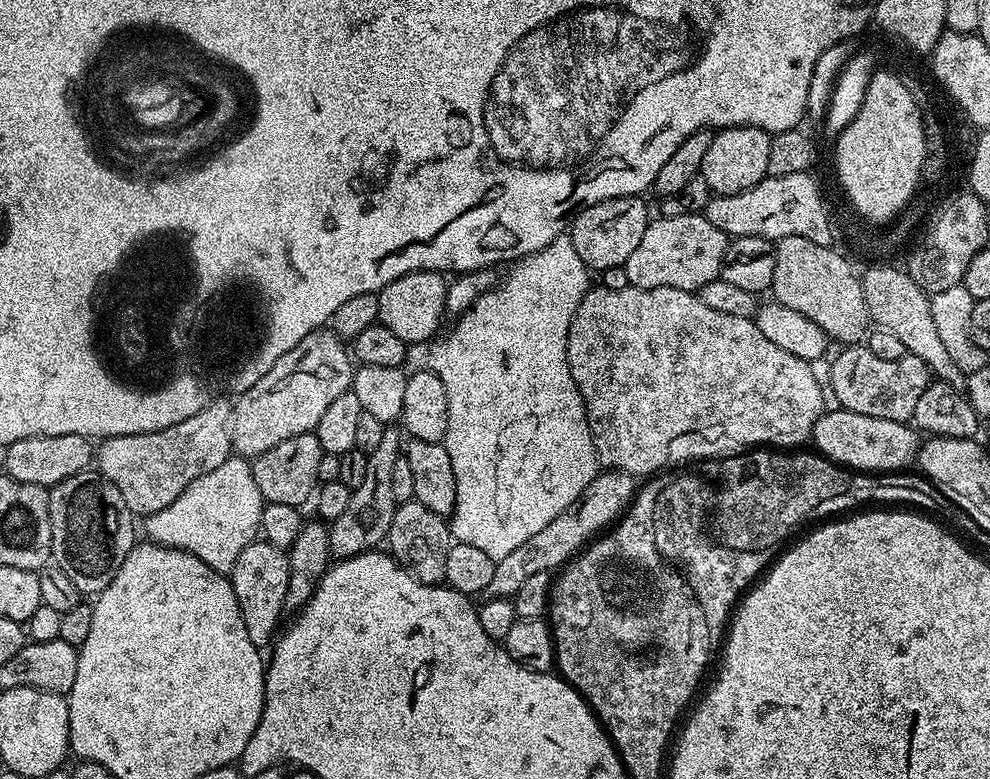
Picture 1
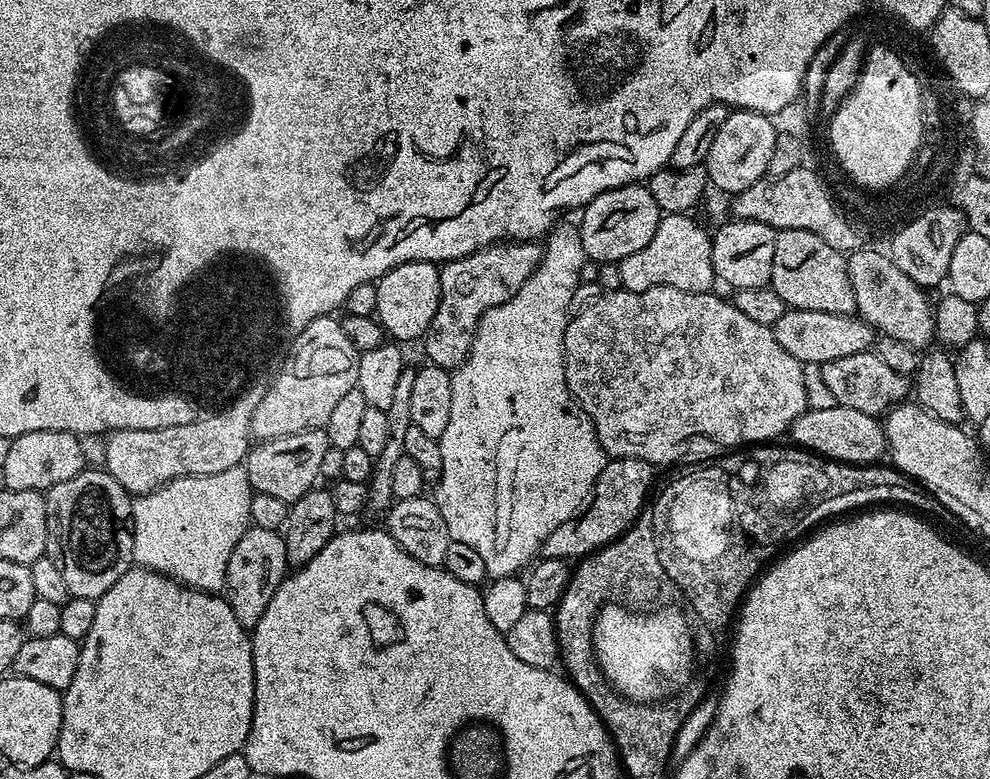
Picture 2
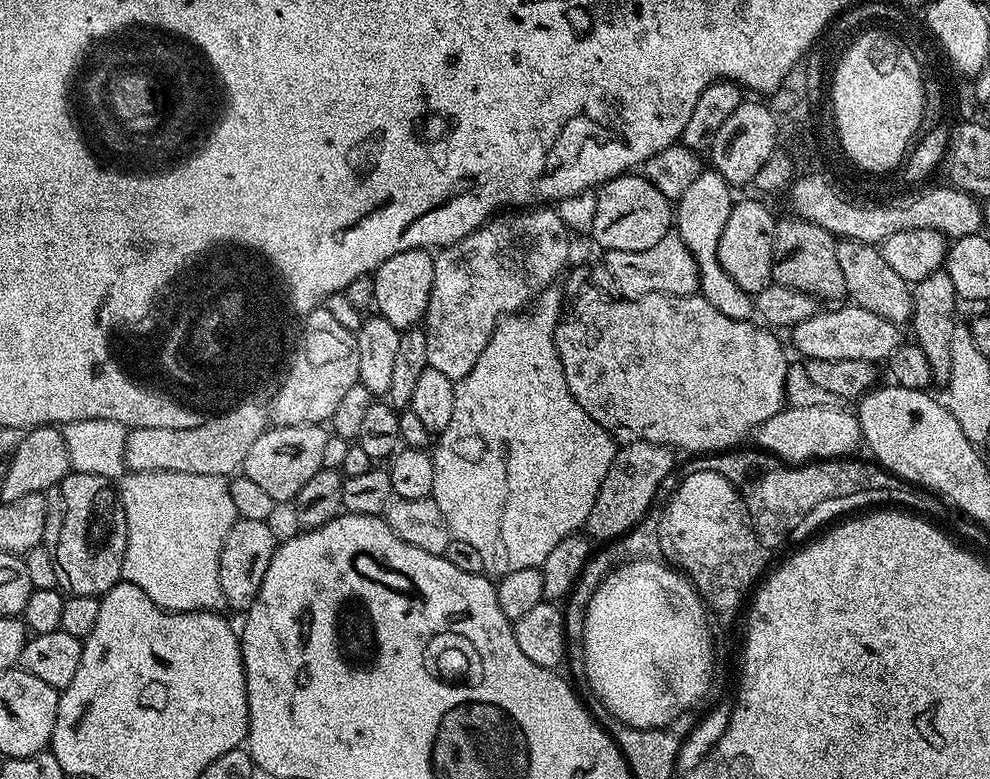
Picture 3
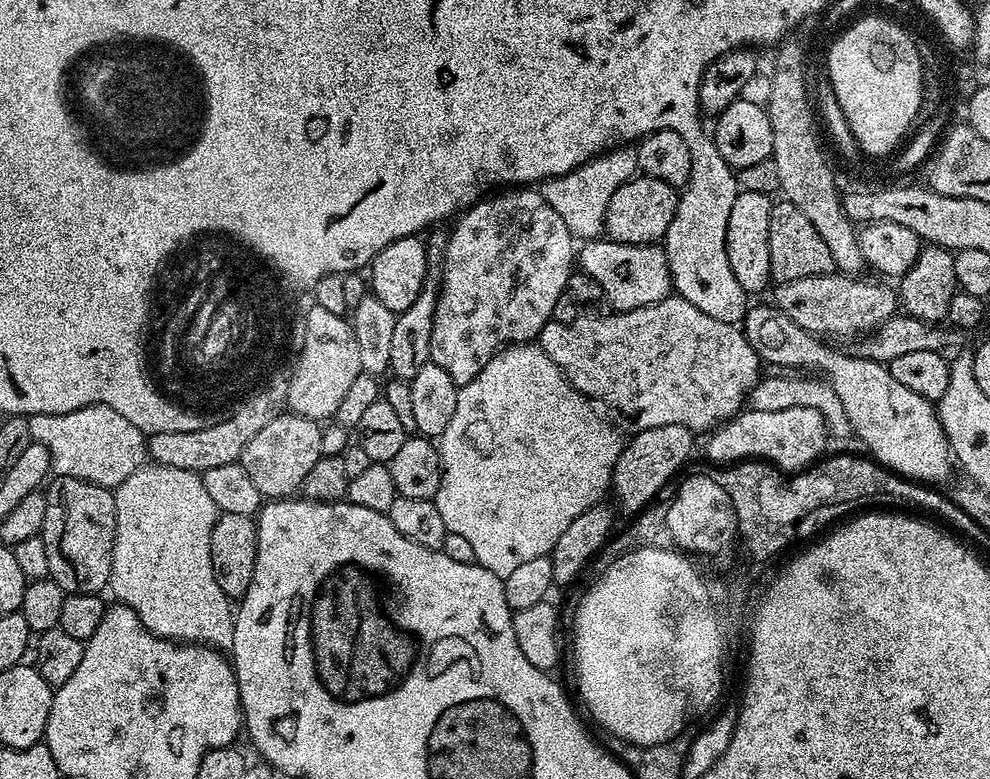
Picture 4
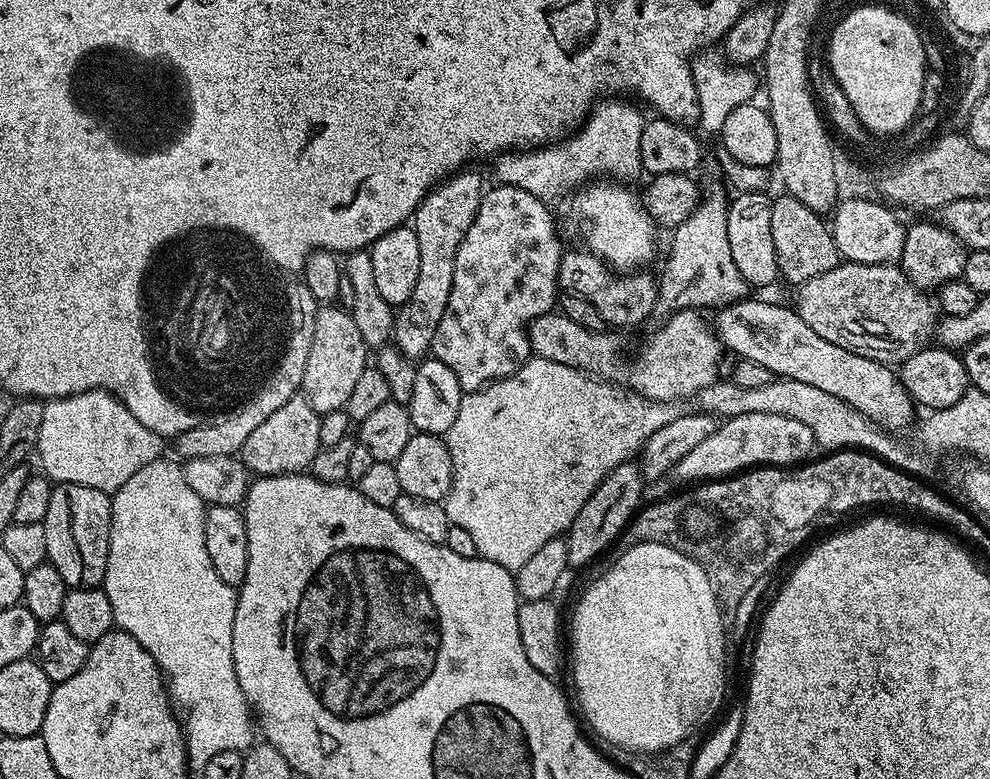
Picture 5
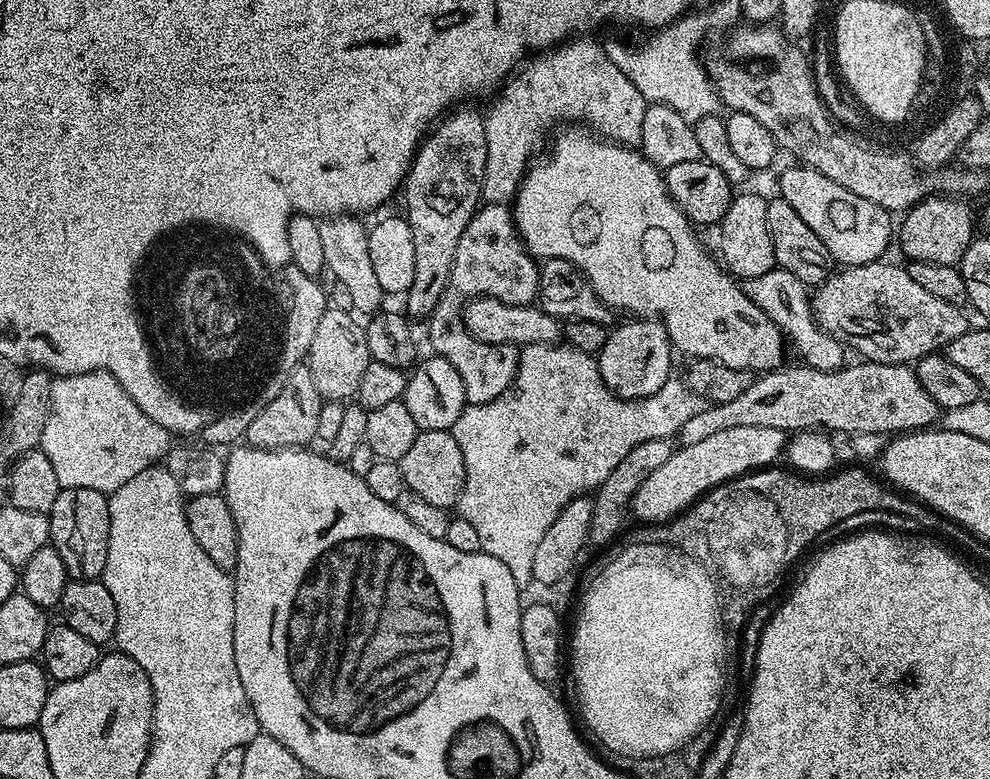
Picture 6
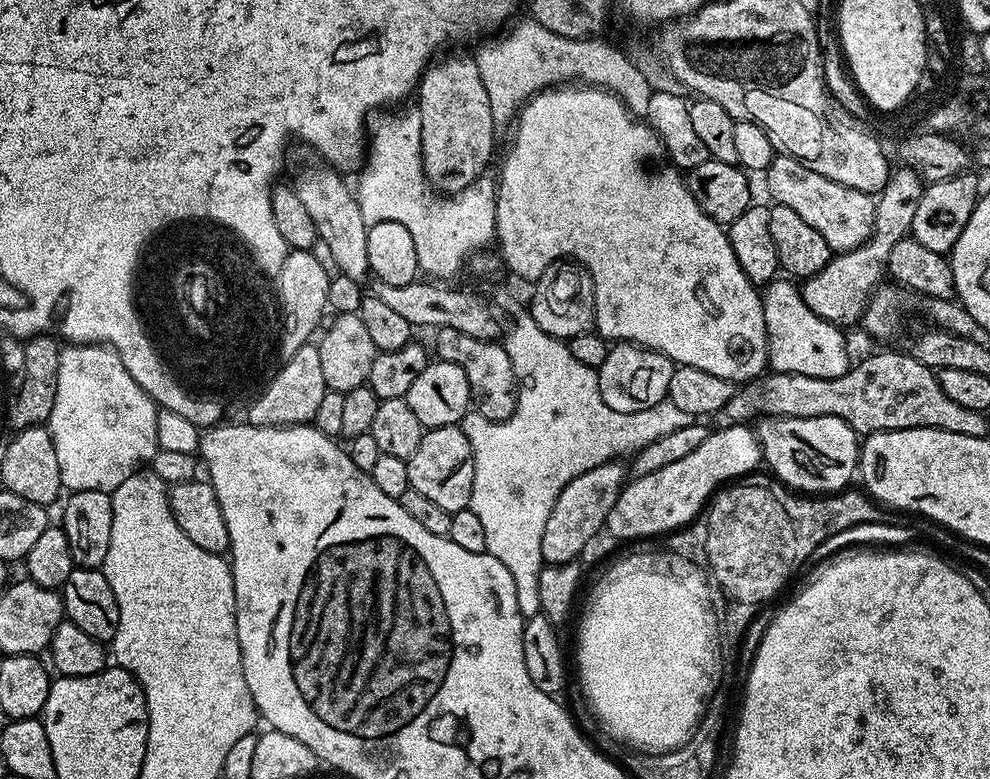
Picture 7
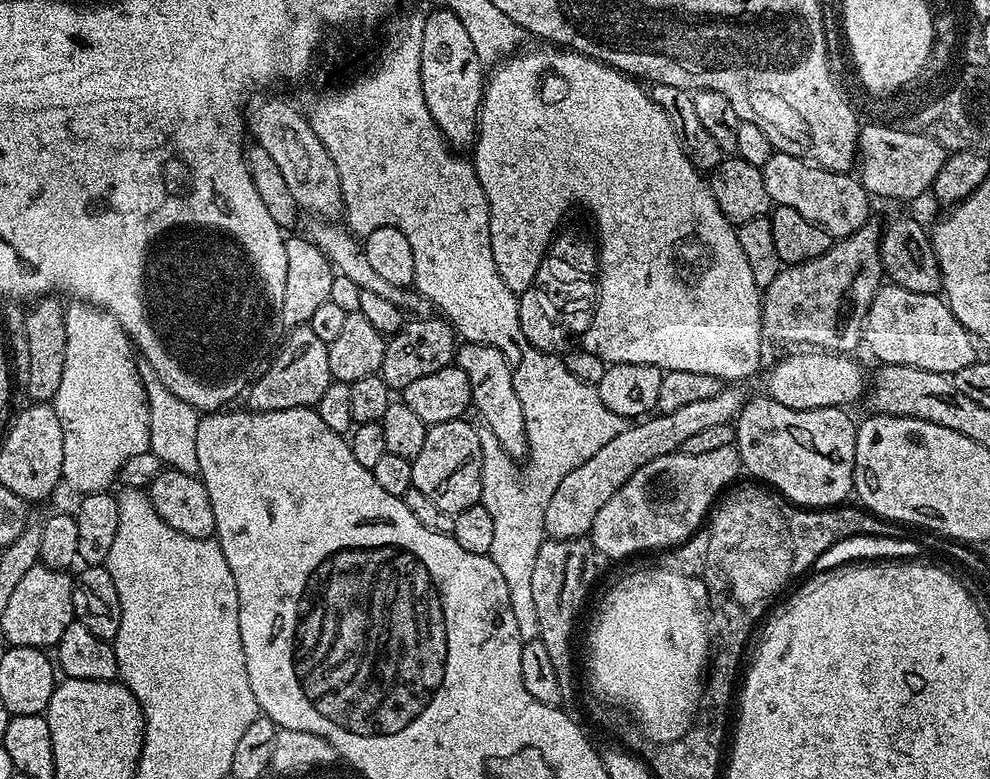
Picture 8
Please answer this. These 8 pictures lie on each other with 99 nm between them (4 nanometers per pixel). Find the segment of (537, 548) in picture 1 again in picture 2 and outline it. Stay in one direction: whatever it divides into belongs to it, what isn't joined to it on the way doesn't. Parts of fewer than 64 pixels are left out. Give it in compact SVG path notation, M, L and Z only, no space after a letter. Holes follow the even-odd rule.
M642 458L609 459L602 474L598 474L596 491L586 507L576 519L562 522L562 526L558 526L558 530L554 530L550 538L546 538L542 549L543 555L576 562L619 539L639 519L649 503L650 493L653 491L652 472L654 465Z

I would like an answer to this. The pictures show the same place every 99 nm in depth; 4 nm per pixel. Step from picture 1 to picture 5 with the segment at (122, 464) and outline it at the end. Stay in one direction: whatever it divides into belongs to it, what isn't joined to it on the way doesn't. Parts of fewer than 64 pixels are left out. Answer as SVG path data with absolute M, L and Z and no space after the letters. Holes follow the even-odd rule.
M296 282L292 289L290 287L287 289L286 308L290 313L294 334L292 335L292 348L288 348L288 356L284 356L284 364L280 364L280 372L276 372L276 380L272 380L272 384L268 384L268 388L260 392L256 404L248 404L248 408L244 408L240 416L228 420L228 424L186 430L182 435L175 437L177 457L193 460L194 458L222 458L237 455L242 442L250 438L250 433L258 426L262 426L262 422L266 422L270 414L274 414L285 402L290 402L292 396L301 391L306 374L306 358L310 358L310 342L314 342L314 318L317 307L318 301L313 298L303 282Z

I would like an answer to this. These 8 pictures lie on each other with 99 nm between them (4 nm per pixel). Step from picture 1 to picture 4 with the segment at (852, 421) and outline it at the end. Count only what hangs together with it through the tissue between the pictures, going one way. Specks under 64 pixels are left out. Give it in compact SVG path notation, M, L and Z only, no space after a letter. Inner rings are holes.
M744 410L731 420L723 421L720 427L707 437L708 456L716 466L731 466L749 458L759 458L785 473L795 474L807 469L825 455L824 439L829 439L829 436L828 427L818 410Z

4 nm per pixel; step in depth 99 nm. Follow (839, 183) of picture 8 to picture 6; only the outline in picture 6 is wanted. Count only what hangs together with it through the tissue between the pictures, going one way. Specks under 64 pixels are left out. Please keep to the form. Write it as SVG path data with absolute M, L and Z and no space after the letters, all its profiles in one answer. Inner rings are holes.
M800 162L793 164L796 164L793 168L784 168L780 172L779 199L794 206L798 218L802 218L802 222L806 222L806 226L810 226L818 238L822 238L837 265L853 268L874 264L891 244L893 247L893 213L866 198L858 198L858 194L846 190L846 186L838 186L838 182L830 182L830 178L818 174L818 170Z

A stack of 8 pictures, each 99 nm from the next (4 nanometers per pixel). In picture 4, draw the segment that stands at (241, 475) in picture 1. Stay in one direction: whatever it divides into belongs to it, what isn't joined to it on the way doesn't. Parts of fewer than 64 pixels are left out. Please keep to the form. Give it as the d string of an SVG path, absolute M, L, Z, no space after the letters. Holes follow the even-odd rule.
M155 462L140 465L126 482L114 490L116 498L116 537L112 551L112 569L108 579L115 599L138 614L146 630L155 636L177 642L199 642L217 650L228 650L234 638L233 601L222 594L210 558L210 534L218 515L213 499L200 481L201 473L167 468Z

